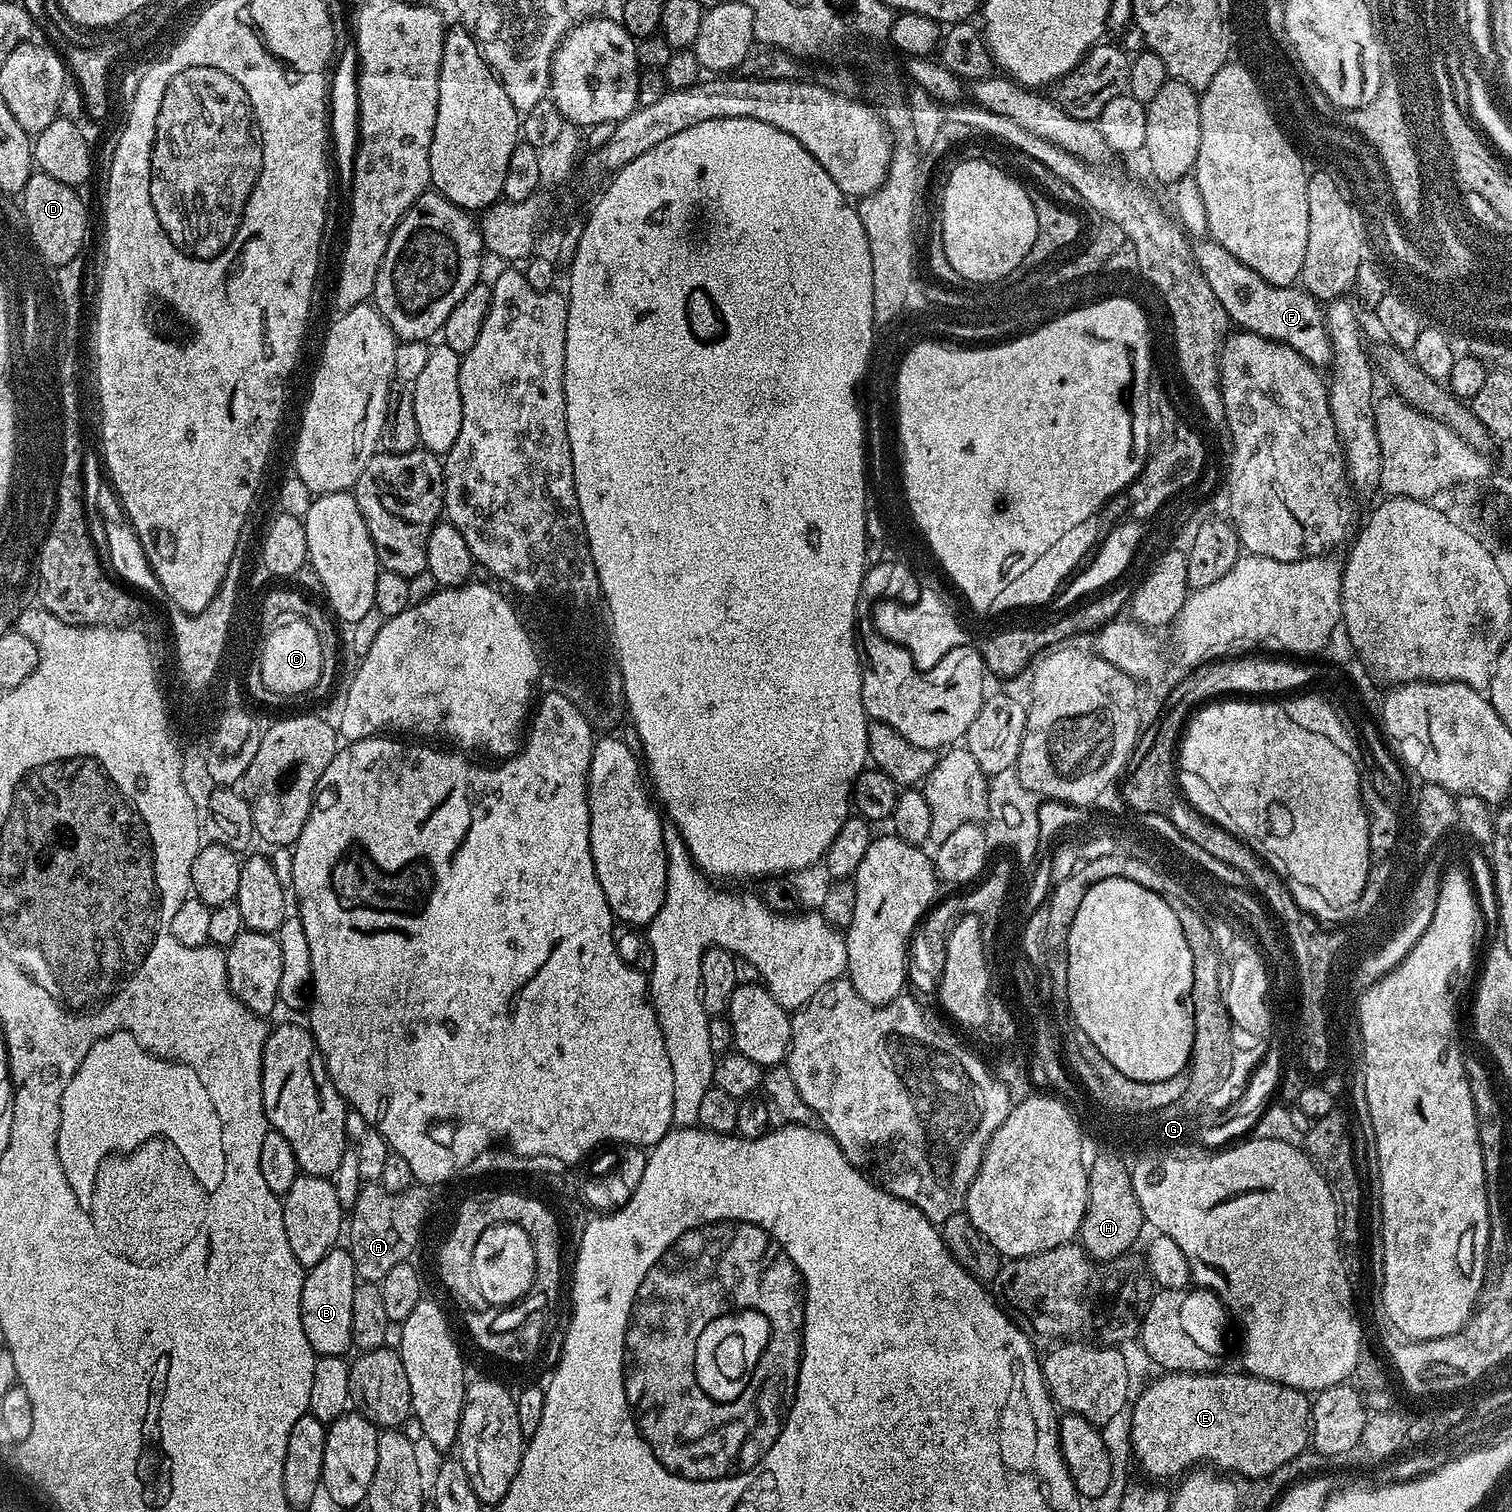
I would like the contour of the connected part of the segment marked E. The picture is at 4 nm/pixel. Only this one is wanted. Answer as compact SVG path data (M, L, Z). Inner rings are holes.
M1243 1370L1160 1374L1153 1384L1141 1390L1137 1400L1135 1397L1131 1401L1131 1412L1128 1436L1132 1439L1132 1452L1148 1475L1145 1477L1156 1482L1168 1482L1164 1480L1179 1477L1197 1466L1211 1466L1237 1476L1269 1476L1290 1458L1301 1455L1310 1444L1309 1397L1296 1388L1249 1376Z

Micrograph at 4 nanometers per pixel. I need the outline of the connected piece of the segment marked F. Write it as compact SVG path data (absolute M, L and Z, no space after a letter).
M1211 238L1193 239L1190 245L1194 262L1204 271L1210 290L1214 290L1214 298L1226 310L1229 321L1237 329L1290 346L1311 364L1331 365L1332 342L1328 337L1328 327L1324 324L1324 312L1303 287L1275 288Z

